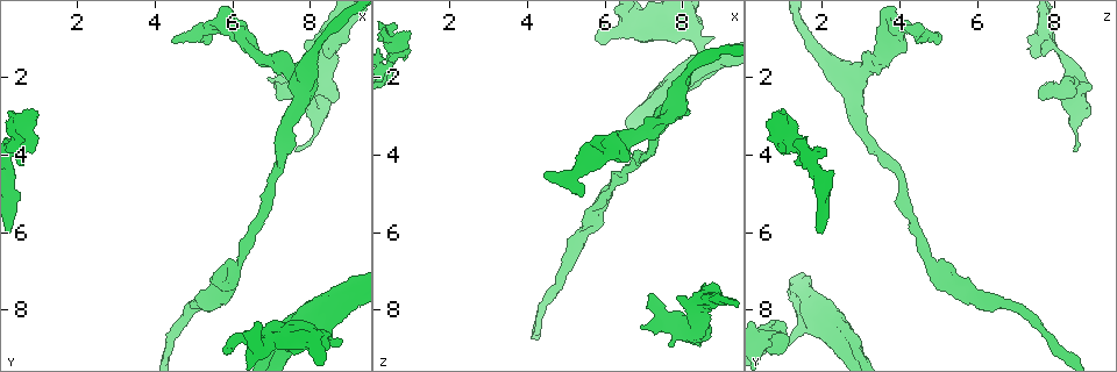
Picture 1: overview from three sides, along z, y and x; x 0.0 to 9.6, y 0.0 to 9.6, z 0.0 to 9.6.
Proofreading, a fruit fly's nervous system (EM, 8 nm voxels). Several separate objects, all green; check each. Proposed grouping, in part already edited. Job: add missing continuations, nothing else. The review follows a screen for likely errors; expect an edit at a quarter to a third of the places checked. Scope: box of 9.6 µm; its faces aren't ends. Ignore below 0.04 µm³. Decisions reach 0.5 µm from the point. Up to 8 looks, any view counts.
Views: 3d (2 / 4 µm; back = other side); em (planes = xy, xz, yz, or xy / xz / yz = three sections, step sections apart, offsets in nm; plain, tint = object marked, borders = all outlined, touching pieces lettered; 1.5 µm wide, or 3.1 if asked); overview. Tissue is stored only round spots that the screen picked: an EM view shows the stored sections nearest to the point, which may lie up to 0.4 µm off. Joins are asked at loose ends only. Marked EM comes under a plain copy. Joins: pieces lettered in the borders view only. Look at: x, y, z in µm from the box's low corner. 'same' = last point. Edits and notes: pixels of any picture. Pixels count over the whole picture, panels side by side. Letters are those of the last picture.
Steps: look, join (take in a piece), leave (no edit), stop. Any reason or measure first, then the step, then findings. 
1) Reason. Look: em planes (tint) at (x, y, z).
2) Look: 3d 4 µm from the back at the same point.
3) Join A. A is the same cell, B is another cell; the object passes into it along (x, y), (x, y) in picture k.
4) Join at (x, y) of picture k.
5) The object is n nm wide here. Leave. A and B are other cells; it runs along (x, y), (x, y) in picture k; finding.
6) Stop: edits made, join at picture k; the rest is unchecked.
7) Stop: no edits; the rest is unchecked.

Branch stops here. Look: 3d 2 µm at (0.95, 2.90, 0.90).

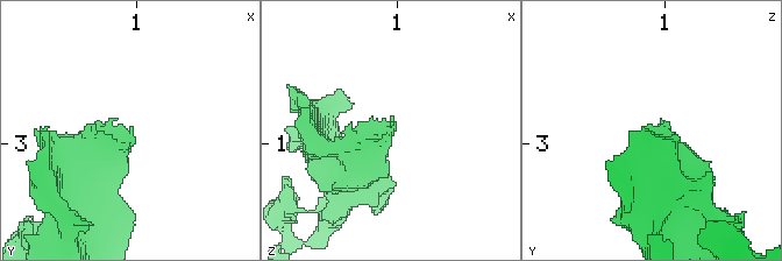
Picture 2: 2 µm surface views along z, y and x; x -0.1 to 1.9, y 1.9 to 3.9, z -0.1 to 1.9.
Need the tissue. Look: em planes (borders) at (0.98, 2.92, 0.84).

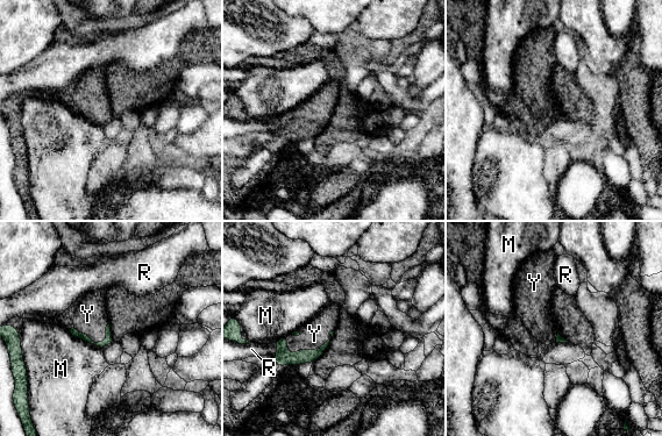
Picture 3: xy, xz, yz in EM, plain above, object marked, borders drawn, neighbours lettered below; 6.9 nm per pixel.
The longest contact is with Y, 320 nm. Join Y. Y is the same cell, M and R are other cells; the object passes into it along (283, 357), (307, 350), (314, 334) in picture 3; it goes on there.

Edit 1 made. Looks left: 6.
Branch stops here. Look: 3d 2 µm at (4.45, 1.05, 4.45).

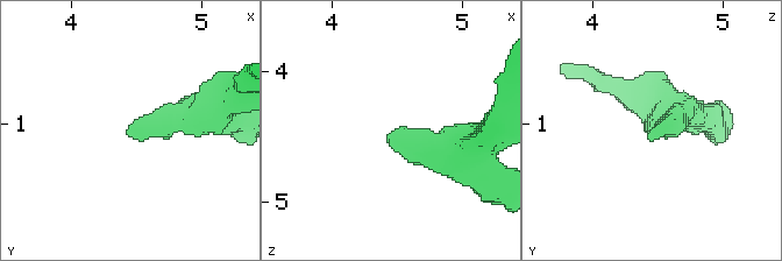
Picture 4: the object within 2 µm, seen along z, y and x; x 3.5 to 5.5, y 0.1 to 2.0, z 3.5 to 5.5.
Shape alone is not enough. Look: em xz step 8 (borders) at (4.42, 1.08, 4.48).

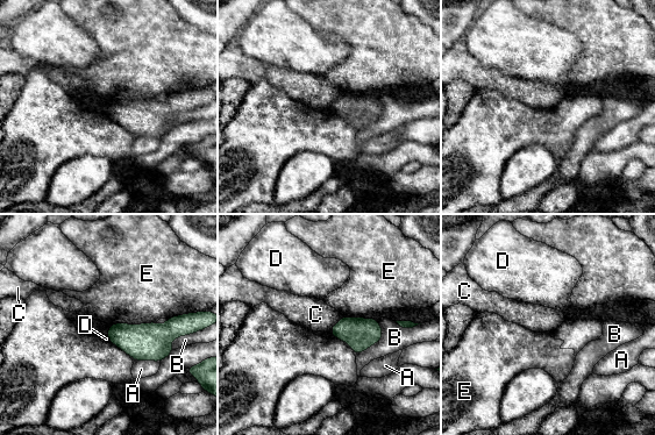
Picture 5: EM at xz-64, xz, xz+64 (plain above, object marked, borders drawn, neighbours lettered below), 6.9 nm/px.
Look: em planes (borders) at the same point.

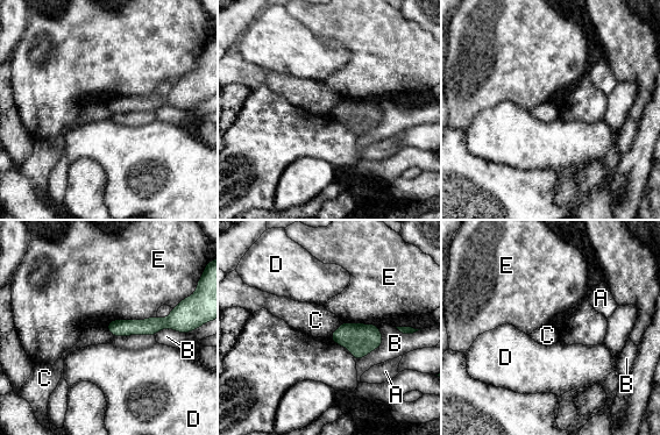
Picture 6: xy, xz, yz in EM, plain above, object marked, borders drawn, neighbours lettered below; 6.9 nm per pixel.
Leave. A, B, C, D and E are other cells; it runs along (176, 326), (111, 328) in picture 6; no lettered piece goes on from it.

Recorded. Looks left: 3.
Look: em xy step 8 (tint) at (8.55, 2.65, 8.50).

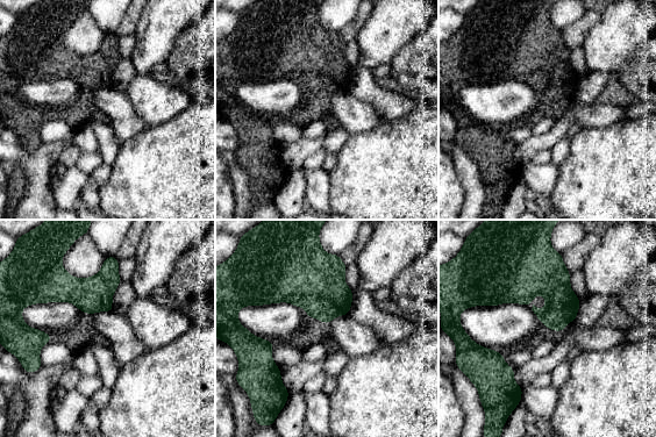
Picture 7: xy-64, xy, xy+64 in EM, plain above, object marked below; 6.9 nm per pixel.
Look: em xy step 8 (borders) at the same point.

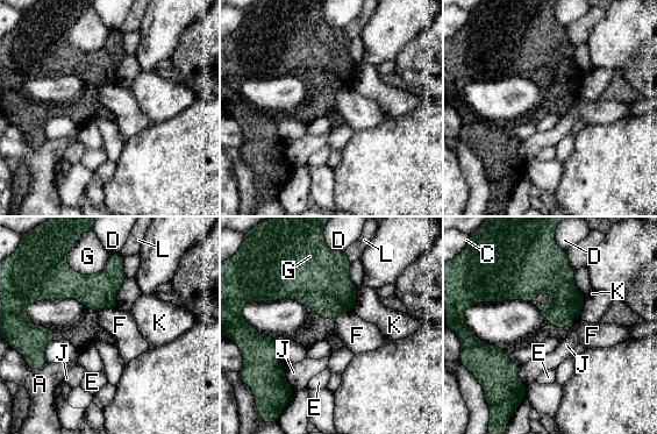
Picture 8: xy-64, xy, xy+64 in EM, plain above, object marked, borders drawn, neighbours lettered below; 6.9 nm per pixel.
Leave. A, C, D, E, F, G, J, K and L are other cells; none of them fits.

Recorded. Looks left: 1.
Stop: edits made, join at picture 3; the rest is unchecked.

